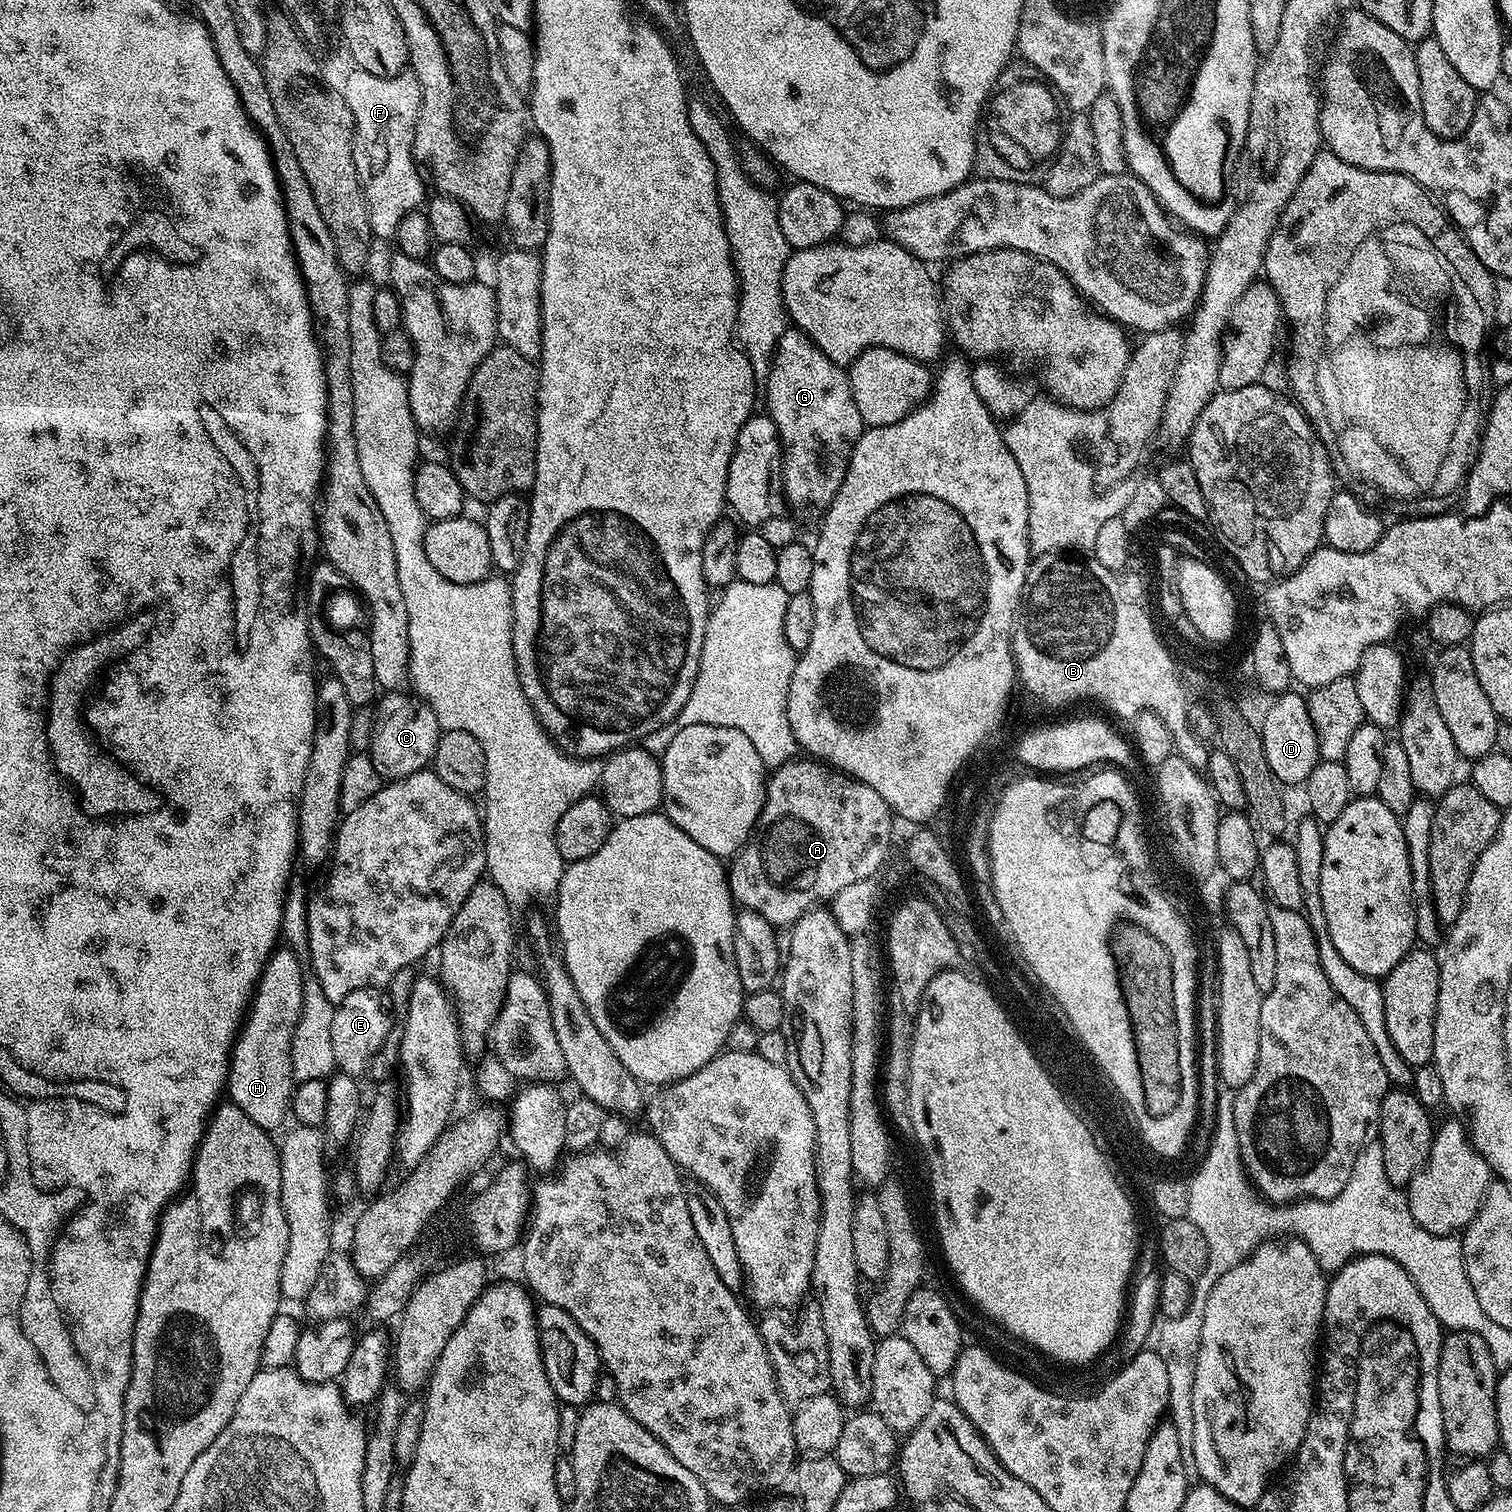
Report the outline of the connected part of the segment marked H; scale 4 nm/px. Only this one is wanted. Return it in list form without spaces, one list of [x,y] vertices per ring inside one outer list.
[[[287,946],[277,947],[268,964],[264,967],[264,973],[256,984],[256,991],[252,997],[252,1003],[240,1025],[236,1042],[232,1046],[232,1054],[228,1057],[228,1083],[226,1096],[231,1103],[242,1109],[252,1122],[262,1126],[264,1131],[272,1132],[278,1127],[284,1116],[289,1113],[294,1081],[292,1078],[292,1035],[296,1029],[298,1018],[302,1014],[304,1005],[304,982],[306,972],[300,969],[301,957]]]

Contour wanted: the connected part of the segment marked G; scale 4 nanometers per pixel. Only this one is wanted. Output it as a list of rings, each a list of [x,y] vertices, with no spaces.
[[[790,326],[772,356],[766,387],[766,412],[780,435],[783,495],[796,508],[827,509],[846,478],[854,446],[866,430],[854,406],[848,373],[826,358],[807,334]]]

